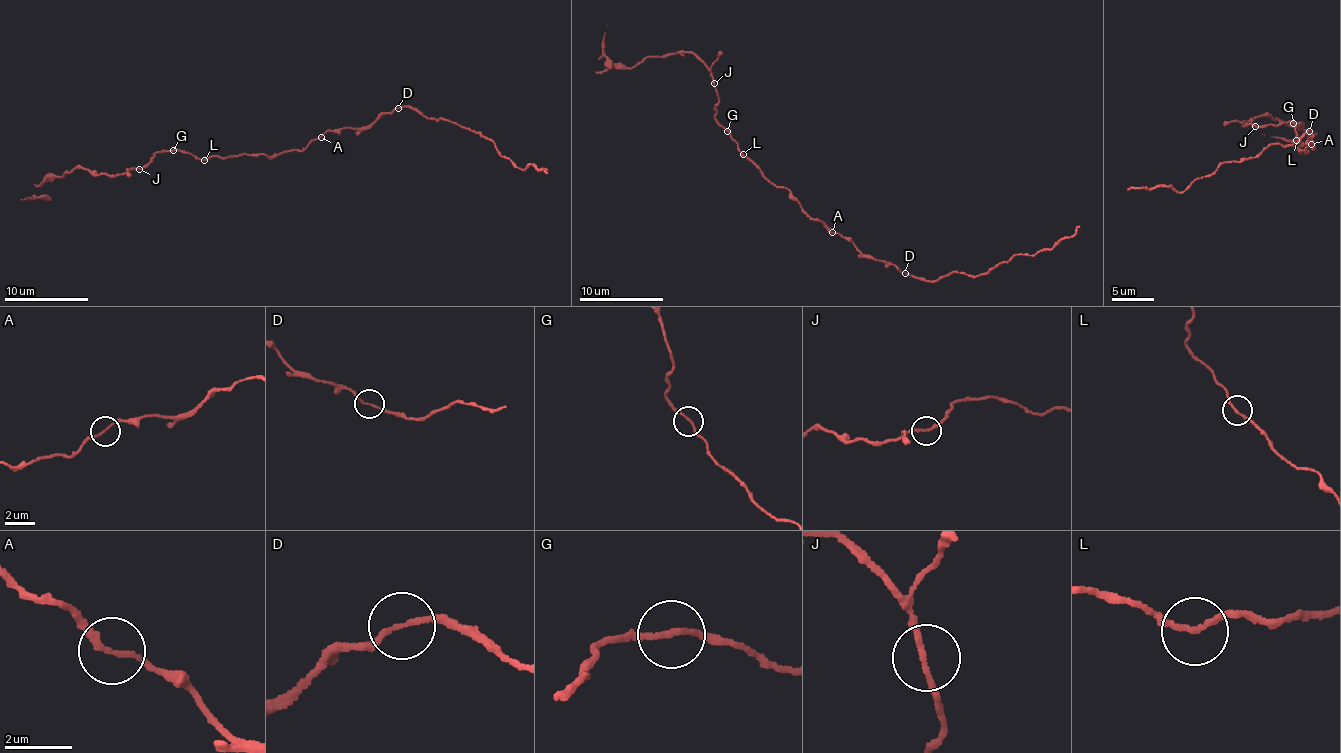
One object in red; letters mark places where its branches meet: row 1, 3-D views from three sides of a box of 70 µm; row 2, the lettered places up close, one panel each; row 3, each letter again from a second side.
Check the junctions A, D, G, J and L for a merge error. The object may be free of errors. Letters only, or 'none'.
D

